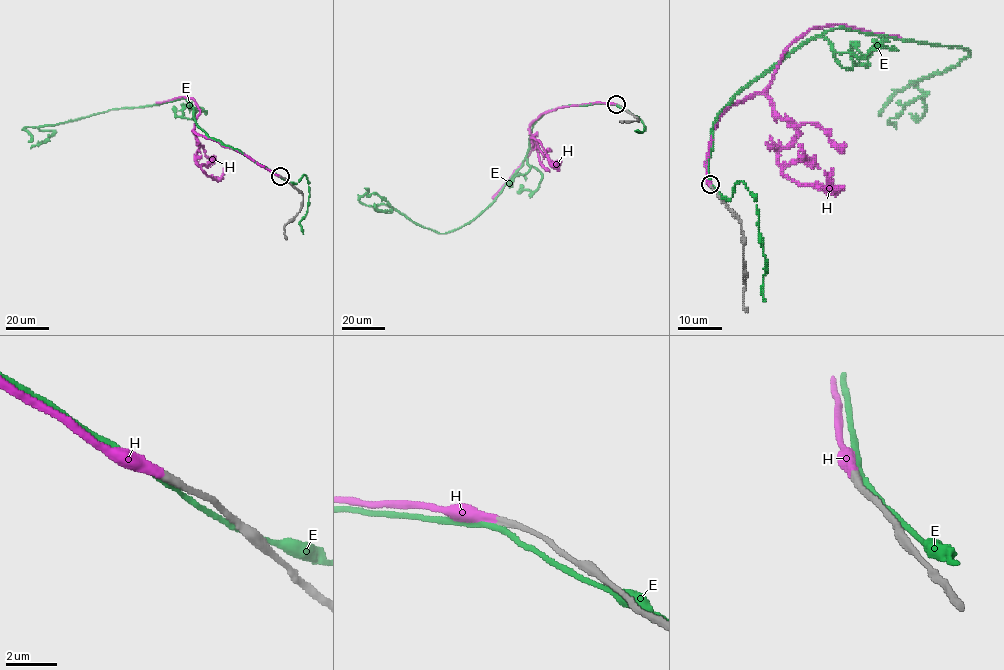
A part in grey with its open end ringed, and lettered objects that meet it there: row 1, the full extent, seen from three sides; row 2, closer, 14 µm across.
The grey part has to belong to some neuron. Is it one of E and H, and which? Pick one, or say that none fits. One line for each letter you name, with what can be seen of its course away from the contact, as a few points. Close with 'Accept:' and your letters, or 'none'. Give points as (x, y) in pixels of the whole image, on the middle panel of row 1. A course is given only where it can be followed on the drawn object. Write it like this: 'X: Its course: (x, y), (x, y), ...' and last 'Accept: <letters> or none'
H: Its course: (616, 104), (557, 107), (542, 113), (531, 124), (533, 146), (531, 138), (537, 139), (552, 163), (559, 165)
Accept: H

